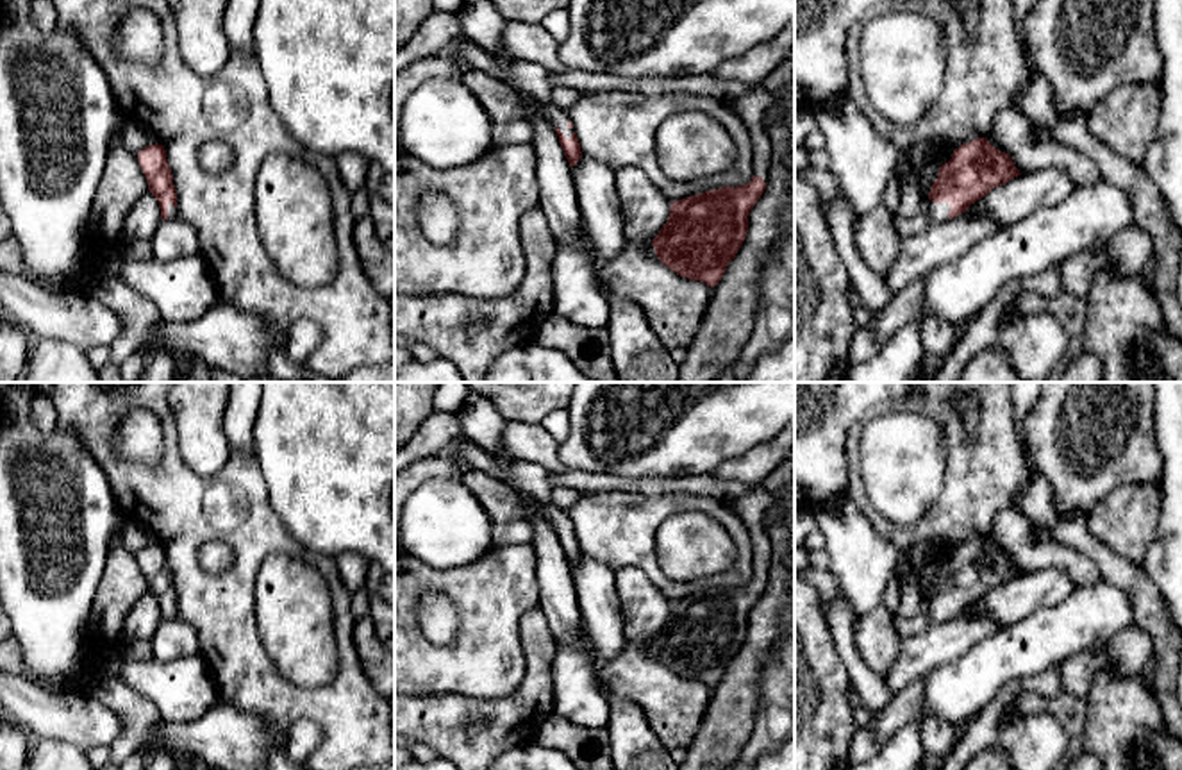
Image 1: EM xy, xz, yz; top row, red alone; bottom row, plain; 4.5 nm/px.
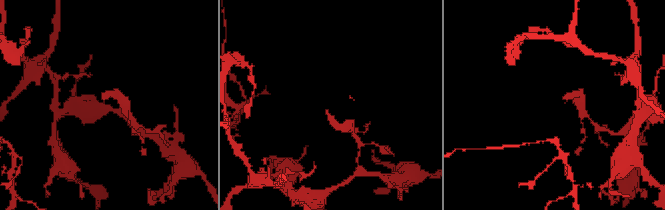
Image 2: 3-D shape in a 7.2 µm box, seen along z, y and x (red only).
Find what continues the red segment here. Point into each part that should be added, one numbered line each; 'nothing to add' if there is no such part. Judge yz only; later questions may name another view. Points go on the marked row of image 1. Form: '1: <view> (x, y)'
1: yz (938, 213)

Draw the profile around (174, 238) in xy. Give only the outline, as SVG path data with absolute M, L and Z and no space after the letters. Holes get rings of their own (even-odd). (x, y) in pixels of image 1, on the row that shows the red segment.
M179 216L162 220L150 243L159 261L200 254L198 232Z

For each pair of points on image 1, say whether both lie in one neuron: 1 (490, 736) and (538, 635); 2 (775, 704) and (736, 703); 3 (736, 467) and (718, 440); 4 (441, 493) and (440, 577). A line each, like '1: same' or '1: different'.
1: same
2: different
3: different
4: different

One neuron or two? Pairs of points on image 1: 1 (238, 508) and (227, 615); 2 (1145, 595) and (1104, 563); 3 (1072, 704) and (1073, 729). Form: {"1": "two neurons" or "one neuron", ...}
{"1": "one neuron", "2": "one neuron", "3": "one neuron"}

